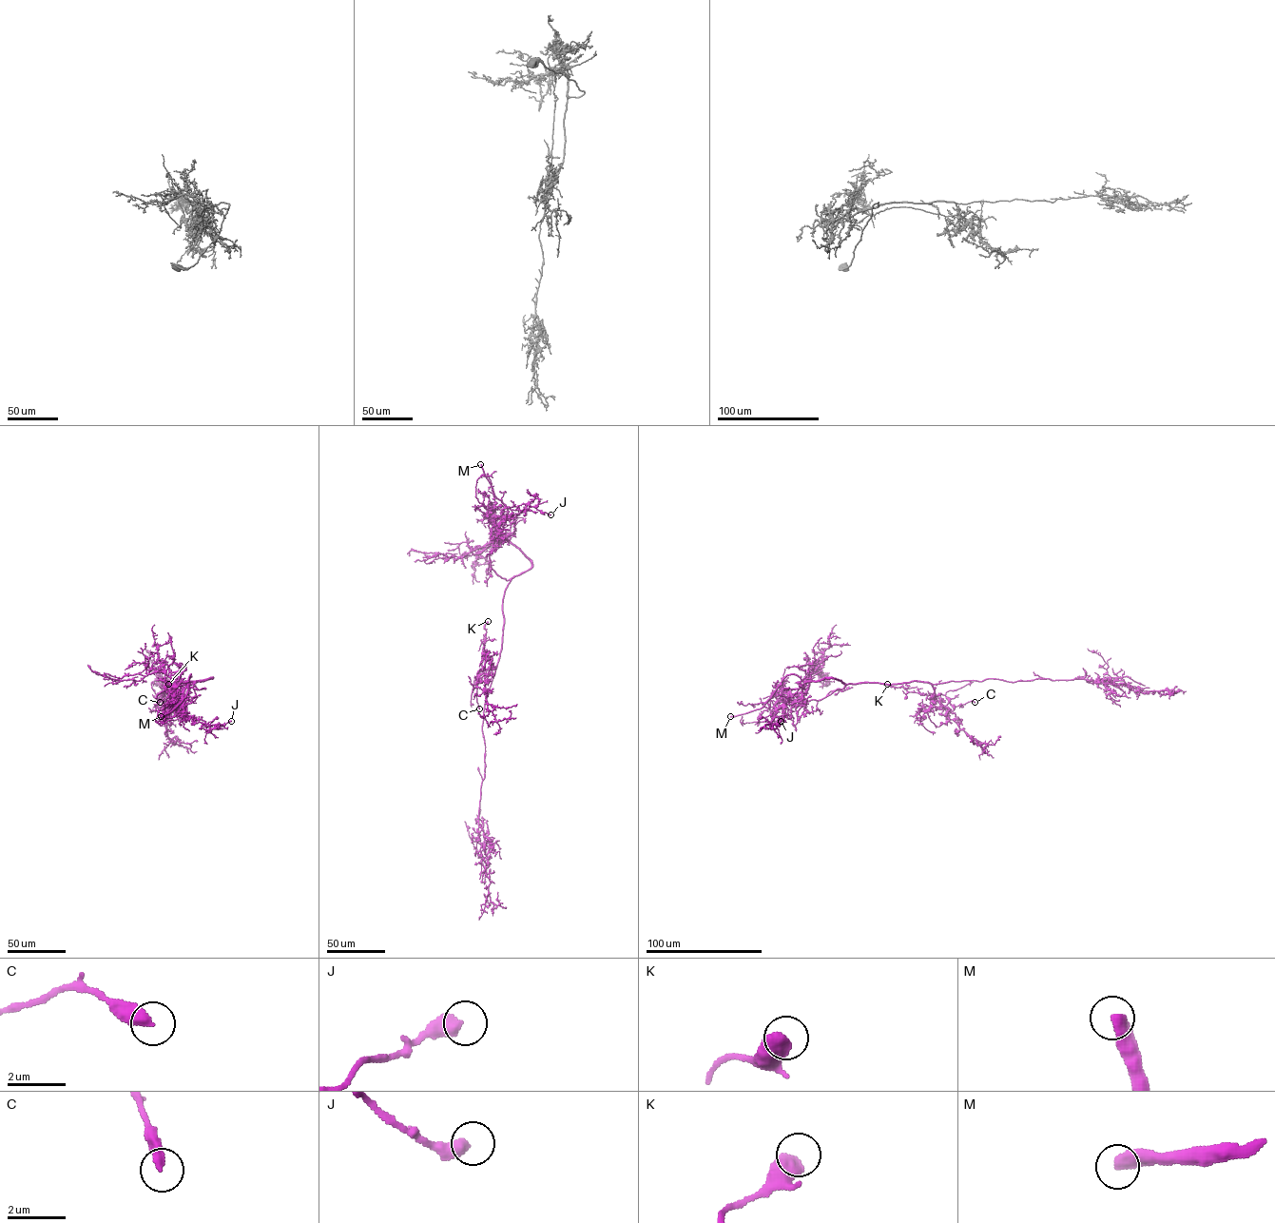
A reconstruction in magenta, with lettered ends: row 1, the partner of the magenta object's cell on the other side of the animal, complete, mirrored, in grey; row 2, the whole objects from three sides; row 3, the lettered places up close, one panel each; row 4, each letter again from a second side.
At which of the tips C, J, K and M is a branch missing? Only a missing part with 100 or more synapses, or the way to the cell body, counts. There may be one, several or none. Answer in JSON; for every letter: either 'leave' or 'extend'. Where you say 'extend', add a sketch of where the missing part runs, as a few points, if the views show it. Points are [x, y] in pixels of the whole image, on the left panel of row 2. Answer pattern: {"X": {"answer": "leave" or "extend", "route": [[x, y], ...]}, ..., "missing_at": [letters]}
{"C": {"answer": "leave"}, "J": {"answer": "leave"}, "K": {"answer": "leave"}, "M": {"answer": "extend", "route": [[161, 716], [155, 716], [149, 710]]}, "missing_at": ["M"]}

